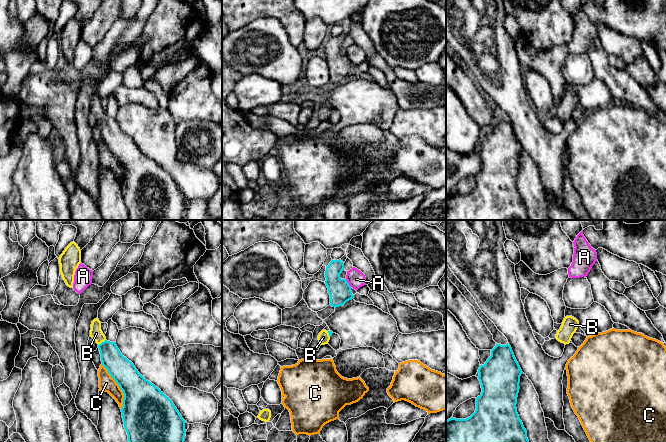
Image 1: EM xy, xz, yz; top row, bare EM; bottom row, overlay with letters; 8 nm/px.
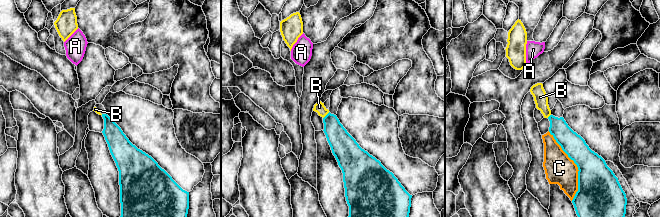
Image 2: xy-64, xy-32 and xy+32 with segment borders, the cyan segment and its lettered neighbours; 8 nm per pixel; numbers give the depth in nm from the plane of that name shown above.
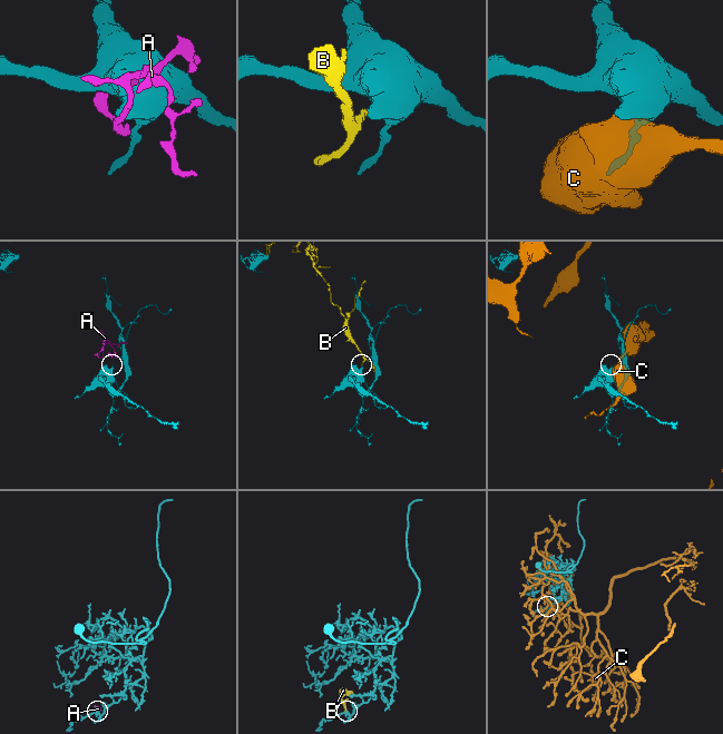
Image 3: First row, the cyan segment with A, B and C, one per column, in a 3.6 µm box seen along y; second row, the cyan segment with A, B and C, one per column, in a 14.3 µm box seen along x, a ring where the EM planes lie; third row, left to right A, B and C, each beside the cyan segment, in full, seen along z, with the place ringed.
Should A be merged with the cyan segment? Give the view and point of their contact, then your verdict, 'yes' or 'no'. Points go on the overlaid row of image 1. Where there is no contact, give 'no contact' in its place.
meets cyan in xz at (348, 283); no

